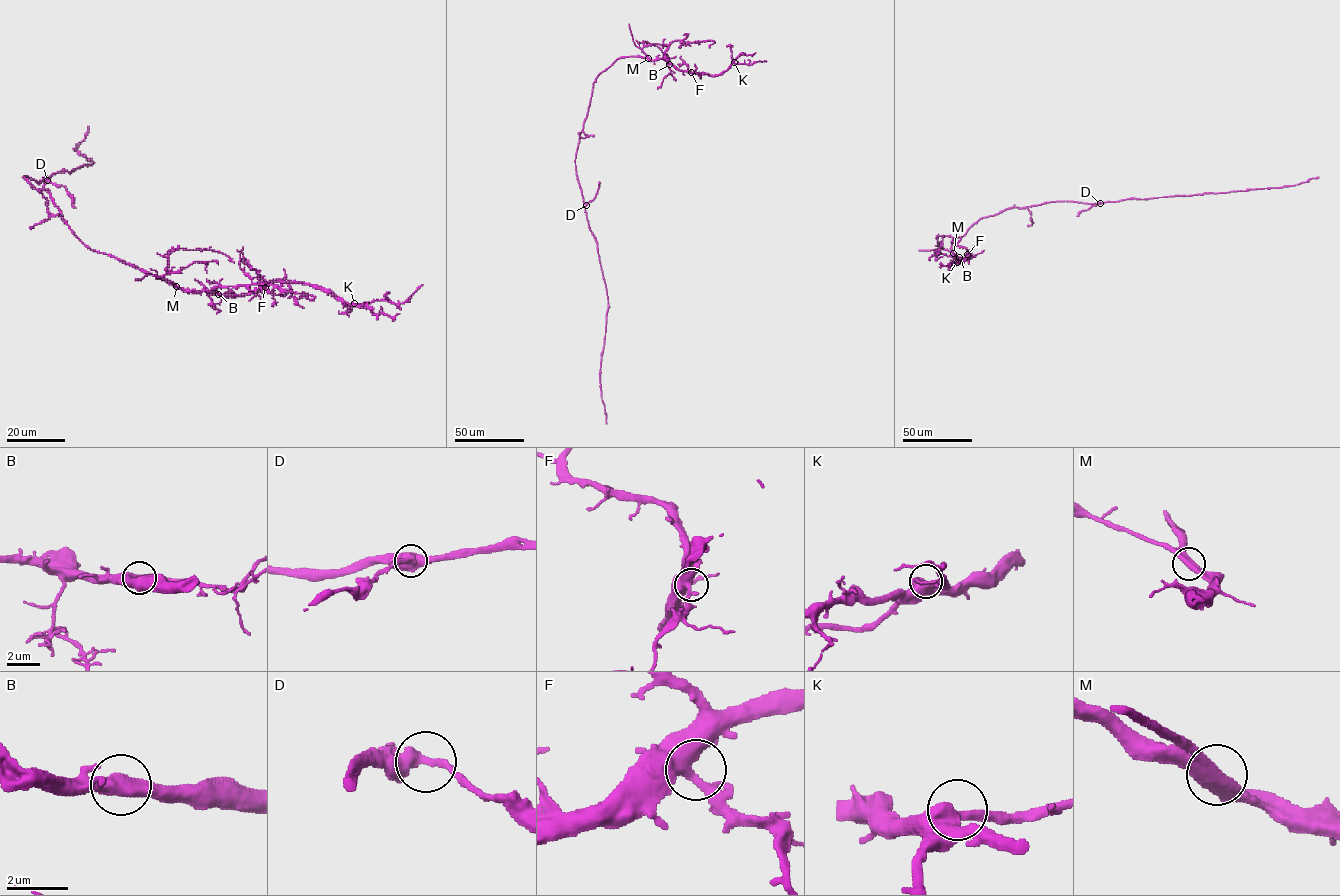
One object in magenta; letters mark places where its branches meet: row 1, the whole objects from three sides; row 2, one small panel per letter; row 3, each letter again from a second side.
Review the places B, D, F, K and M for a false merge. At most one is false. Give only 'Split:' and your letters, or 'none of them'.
Split: none of them

